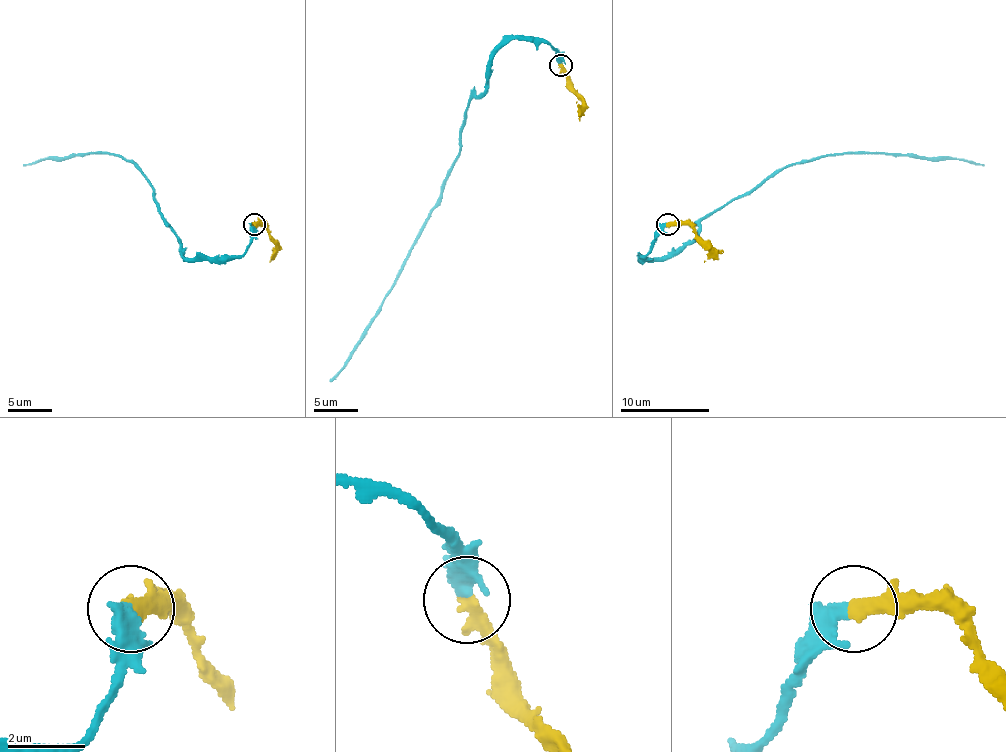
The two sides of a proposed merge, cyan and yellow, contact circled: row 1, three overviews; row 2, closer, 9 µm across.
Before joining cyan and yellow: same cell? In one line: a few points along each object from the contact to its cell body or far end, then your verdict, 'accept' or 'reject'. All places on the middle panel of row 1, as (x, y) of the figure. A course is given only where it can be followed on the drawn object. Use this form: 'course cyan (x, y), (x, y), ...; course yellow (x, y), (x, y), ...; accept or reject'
course cyan (561, 63), (546, 41), (510, 39), (494, 54), (488, 88), (468, 103), (439, 199), (330, 381); course yellow (561, 66), (568, 83), (581, 99), (581, 105), (577, 105), (577, 101); accept

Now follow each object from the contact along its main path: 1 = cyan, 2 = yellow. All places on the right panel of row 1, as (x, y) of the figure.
1: (666, 224), (641, 259), (672, 257), (706, 217), (801, 161), (843, 153), (888, 153), (983, 166)
2: (668, 224), (686, 224), (708, 250), (708, 259), (704, 261)

